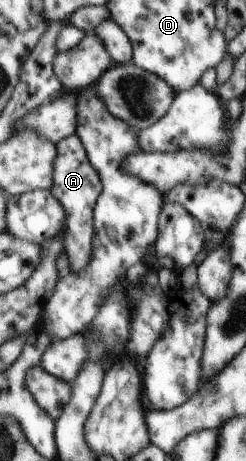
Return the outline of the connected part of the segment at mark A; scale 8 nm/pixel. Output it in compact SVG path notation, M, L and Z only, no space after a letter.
M74 132L68 137L62 138L57 143L57 157L54 160L53 187L50 191L62 204L67 218L65 223L63 249L69 257L68 272L75 272L86 267L93 252L93 237L95 232L94 208L98 196L101 195L103 185L98 170L95 171L85 145Z

